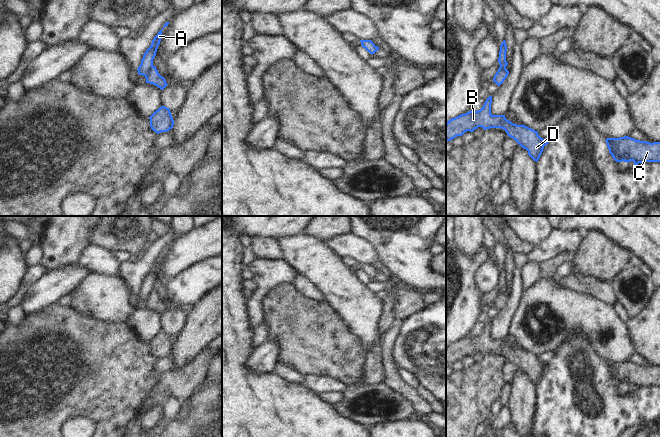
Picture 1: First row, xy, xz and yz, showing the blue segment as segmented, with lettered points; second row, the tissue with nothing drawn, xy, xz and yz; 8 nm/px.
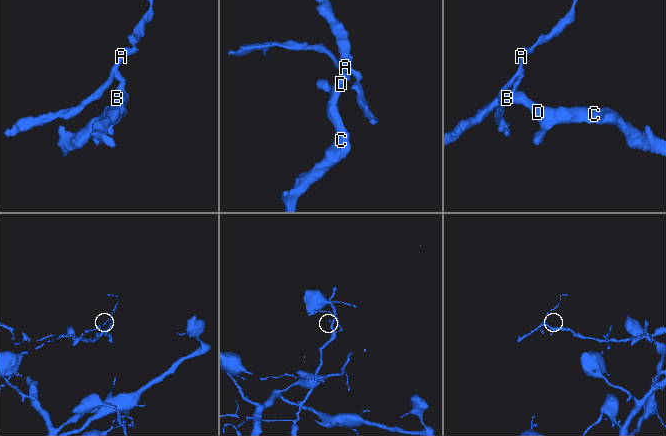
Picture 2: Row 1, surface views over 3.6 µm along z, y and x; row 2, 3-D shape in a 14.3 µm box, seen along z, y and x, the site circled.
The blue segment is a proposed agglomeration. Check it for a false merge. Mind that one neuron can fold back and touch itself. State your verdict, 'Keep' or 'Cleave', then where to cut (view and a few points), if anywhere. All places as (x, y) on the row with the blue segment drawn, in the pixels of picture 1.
Cleave. Split along xy (152, 65), (144, 75)

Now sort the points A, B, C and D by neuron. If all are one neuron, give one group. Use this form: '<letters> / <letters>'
A / B C D

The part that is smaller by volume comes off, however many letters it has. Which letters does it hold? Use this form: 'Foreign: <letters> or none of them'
Foreign: A

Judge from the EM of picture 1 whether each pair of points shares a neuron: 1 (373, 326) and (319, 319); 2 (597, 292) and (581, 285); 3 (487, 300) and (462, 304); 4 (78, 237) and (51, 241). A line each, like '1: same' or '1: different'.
1: different
2: same
3: different
4: same

